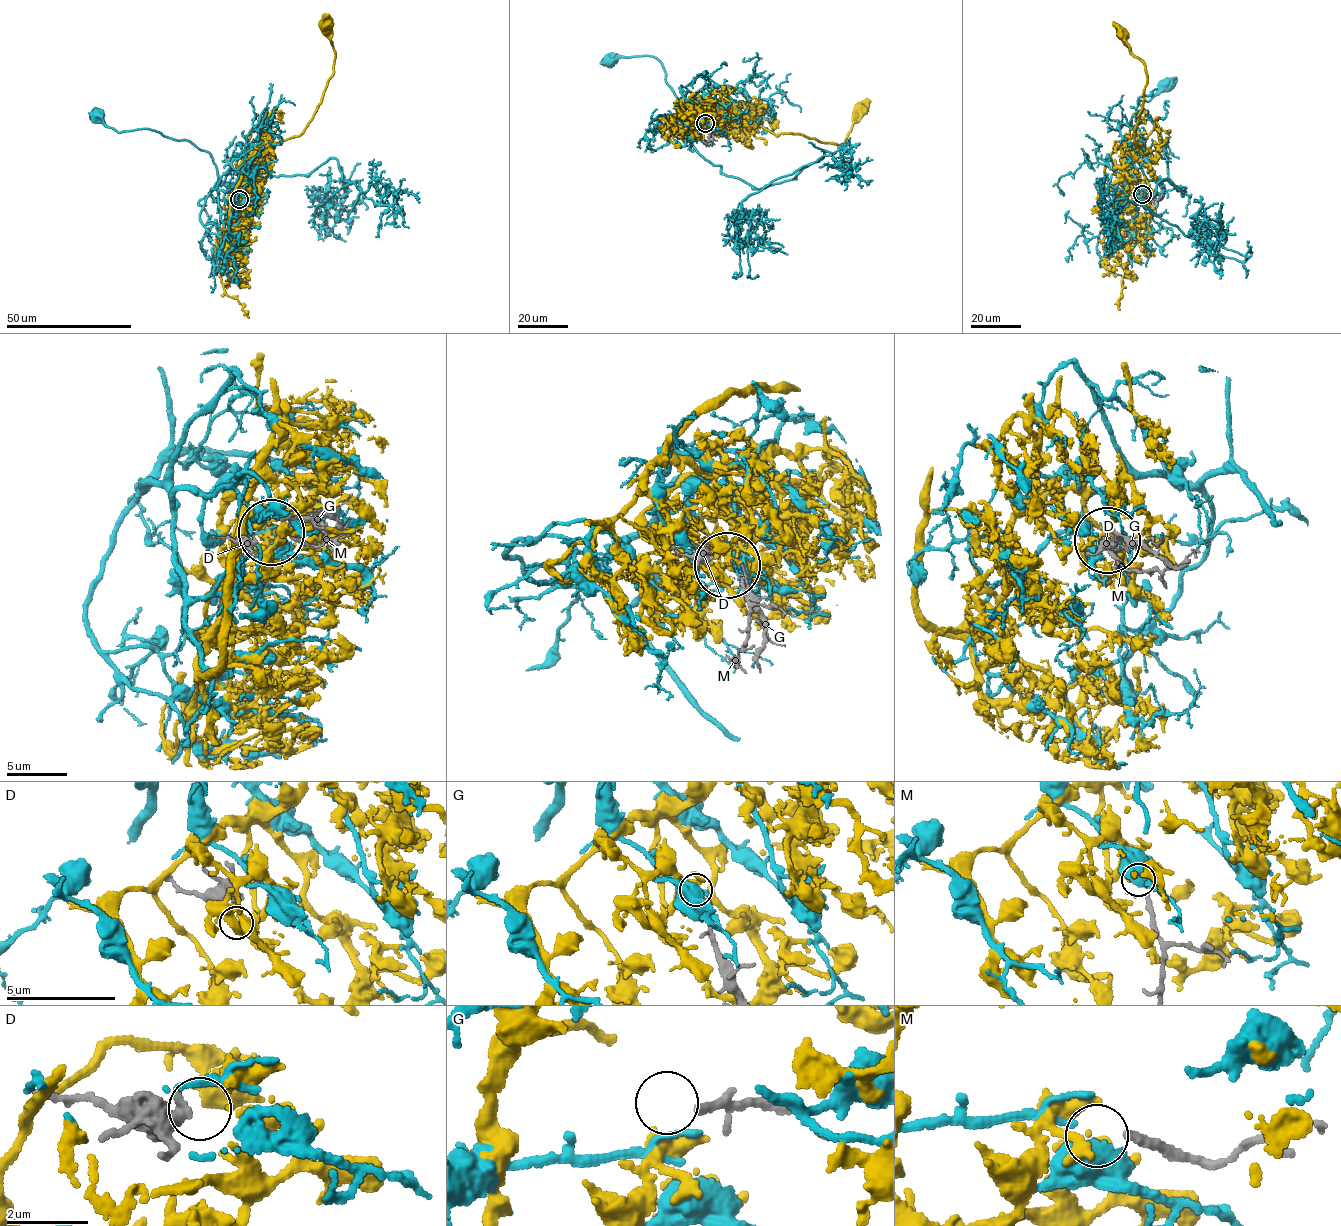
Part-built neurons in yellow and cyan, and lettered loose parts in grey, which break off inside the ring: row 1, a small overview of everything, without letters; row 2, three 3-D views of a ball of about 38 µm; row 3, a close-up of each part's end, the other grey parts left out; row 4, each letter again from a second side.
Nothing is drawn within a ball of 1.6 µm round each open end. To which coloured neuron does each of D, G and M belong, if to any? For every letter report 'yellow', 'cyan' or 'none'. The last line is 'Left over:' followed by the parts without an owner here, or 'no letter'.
D: none
G: none
M: cyan
Left over: D, G

